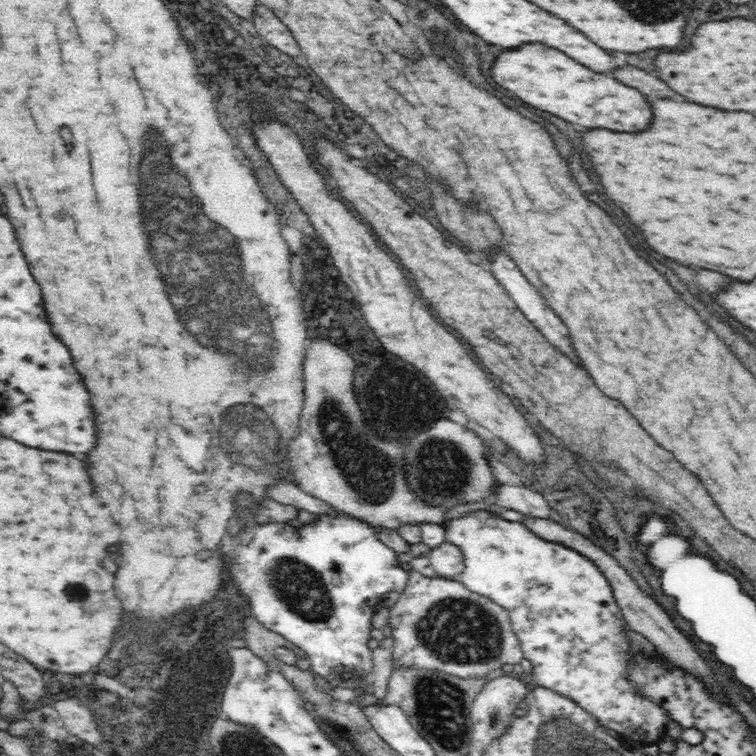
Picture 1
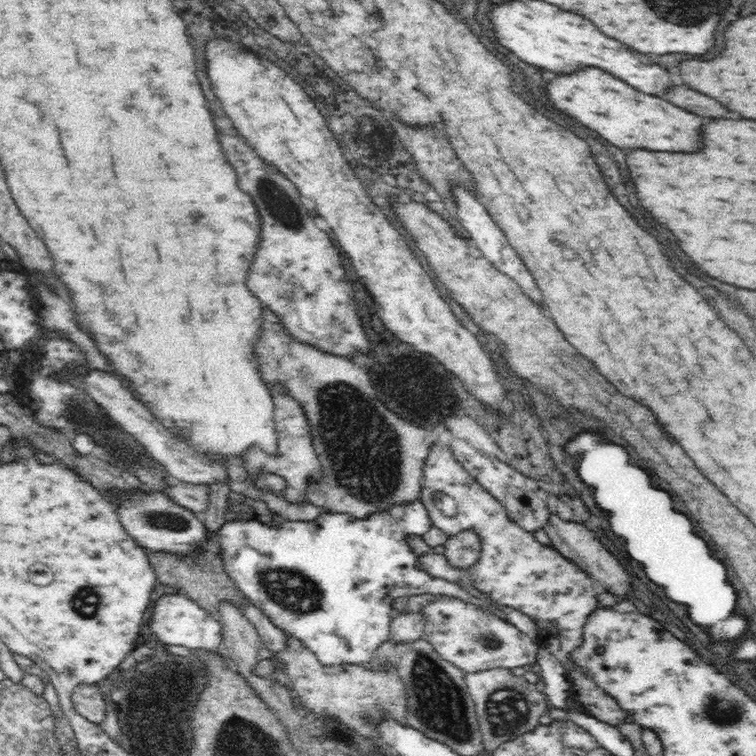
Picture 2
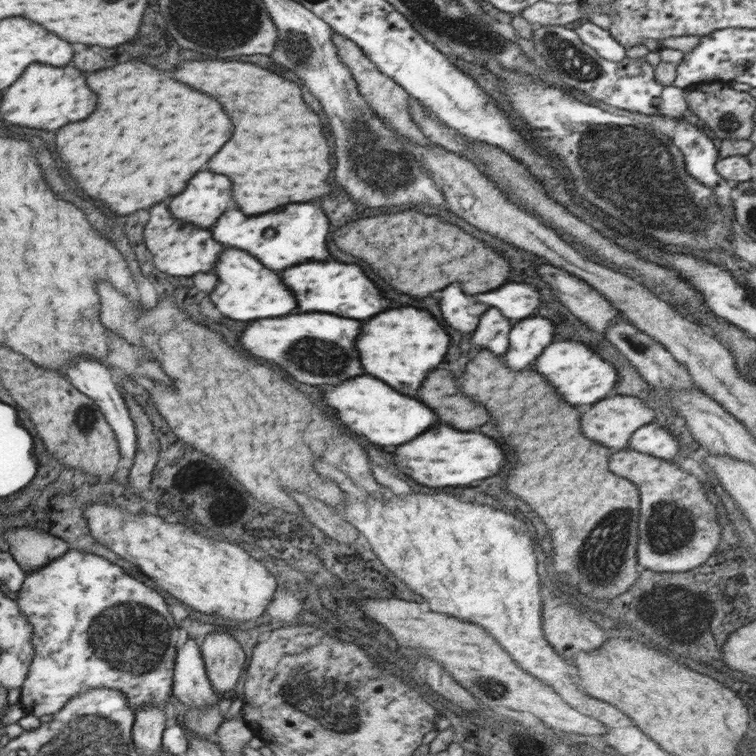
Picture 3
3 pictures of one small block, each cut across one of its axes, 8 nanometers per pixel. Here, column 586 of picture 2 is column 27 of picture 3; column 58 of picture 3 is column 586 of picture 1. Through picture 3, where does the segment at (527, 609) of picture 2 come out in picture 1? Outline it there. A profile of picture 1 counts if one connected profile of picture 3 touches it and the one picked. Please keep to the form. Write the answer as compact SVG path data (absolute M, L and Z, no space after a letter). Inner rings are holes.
M472 511L465 515L464 517L446 522L444 524L445 537L446 540L452 544L461 548L464 557L464 570L453 577L454 580L461 582L471 590L472 592L478 592L482 596L488 596L490 600L494 600L496 604L500 604L502 608L508 610L510 614L510 622L512 622L513 630L518 632L518 638L520 639L521 649L524 657L530 660L534 671L531 673L534 685L546 687L550 689L551 692L558 693L558 696L567 697L569 700L574 701L574 704L578 705L578 708L582 709L583 712L590 713L592 717L600 720L602 726L606 728L612 728L616 730L618 734L624 734L622 736L625 740L632 740L633 743L652 744L658 743L658 741L665 736L666 733L671 732L671 727L666 728L666 724L670 724L670 716L666 716L667 712L663 712L662 708L659 708L656 704L651 704L651 702L646 702L646 697L634 694L630 692L630 686L626 686L626 682L622 682L622 658L625 660L625 656L622 654L622 650L626 651L626 638L628 634L624 633L624 626L626 626L626 621L619 612L618 605L615 604L614 597L611 596L611 586L606 577L603 576L602 572L599 572L596 568L594 562L590 561L588 557L572 550L566 546L559 545L555 542L548 542L538 535L534 535L534 532L530 531L529 528L524 526L520 522L509 522L500 518L490 511Z

